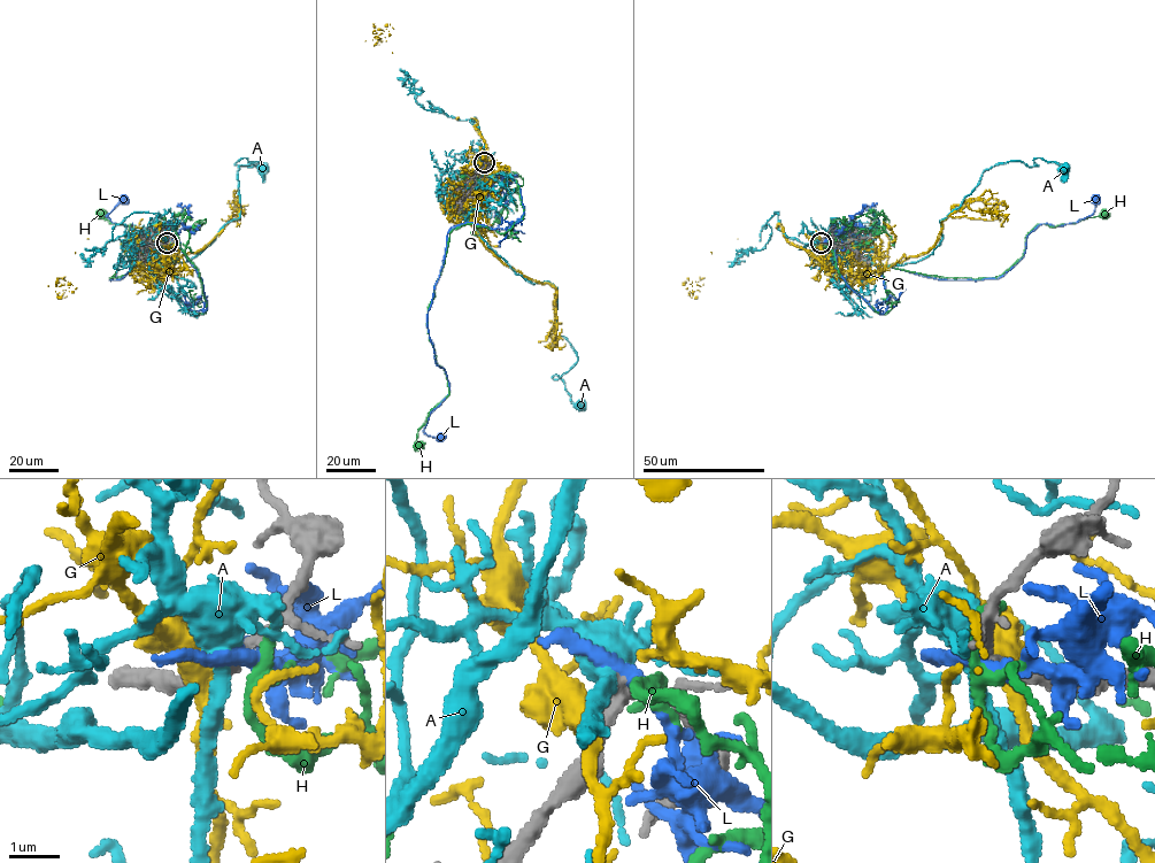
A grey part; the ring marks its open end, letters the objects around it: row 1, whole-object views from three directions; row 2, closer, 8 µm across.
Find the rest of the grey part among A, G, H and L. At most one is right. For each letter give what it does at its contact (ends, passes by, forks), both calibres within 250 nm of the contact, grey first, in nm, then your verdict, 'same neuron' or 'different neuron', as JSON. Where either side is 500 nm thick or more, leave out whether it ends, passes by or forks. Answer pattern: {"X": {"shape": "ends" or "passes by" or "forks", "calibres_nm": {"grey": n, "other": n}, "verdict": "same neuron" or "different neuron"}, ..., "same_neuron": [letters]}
{"A": {"shape": "passes by", "calibres_nm": {"grey": 240, "other": 440}, "verdict": "different neuron"}, "G": {"shape": "passes by", "calibres_nm": {"grey": 320, "other": 440}, "verdict": "different neuron"}, "H": {"shape": "ends", "calibres_nm": {"grey": 190, "other": 280}, "verdict": "different neuron"}, "L": {"shape": "passes by", "calibres_nm": {"grey": 240, "other": 280}, "verdict": "different neuron"}, "same_neuron": []}

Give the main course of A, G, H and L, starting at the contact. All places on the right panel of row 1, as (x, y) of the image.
A: (821, 243), (831, 259), (916, 262), (986, 169), (1039, 158), (1065, 168)
G: (823, 243), (841, 270), (870, 276), (925, 253), (941, 222), (975, 200), (1002, 205)
H: (822, 240), (832, 243), (839, 276), (885, 314), (890, 267), (998, 277), (1022, 255), (1038, 224), (1105, 214)
L: (821, 243), (831, 240), (840, 276), (880, 314), (885, 267), (998, 278), (1040, 224), (1076, 222), (1095, 199)

